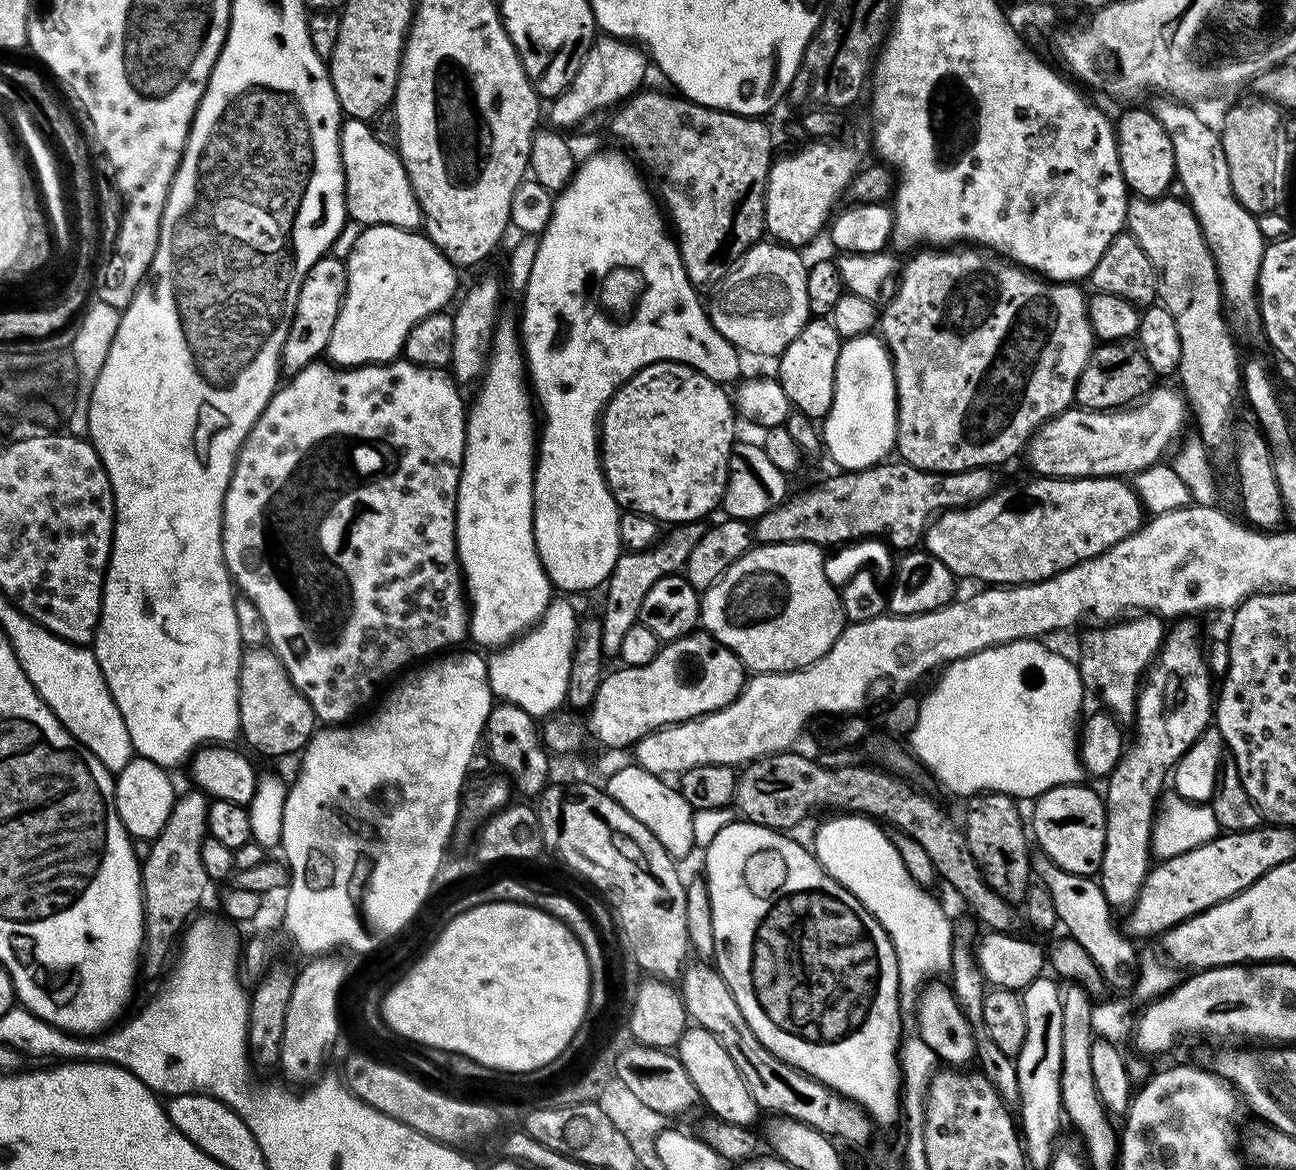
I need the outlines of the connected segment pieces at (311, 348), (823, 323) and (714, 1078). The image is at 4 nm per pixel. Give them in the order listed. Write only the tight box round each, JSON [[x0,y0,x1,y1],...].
[[282,254,348,373],[778,318,842,418],[678,1026,758,1126]]

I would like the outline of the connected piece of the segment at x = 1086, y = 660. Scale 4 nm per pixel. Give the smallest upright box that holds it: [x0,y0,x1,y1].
[1078,614,1166,721]

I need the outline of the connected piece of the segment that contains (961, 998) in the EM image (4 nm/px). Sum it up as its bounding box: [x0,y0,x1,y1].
[950,938,1020,1106]

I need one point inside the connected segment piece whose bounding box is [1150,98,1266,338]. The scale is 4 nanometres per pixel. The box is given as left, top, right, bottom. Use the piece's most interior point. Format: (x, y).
(1233, 235)

